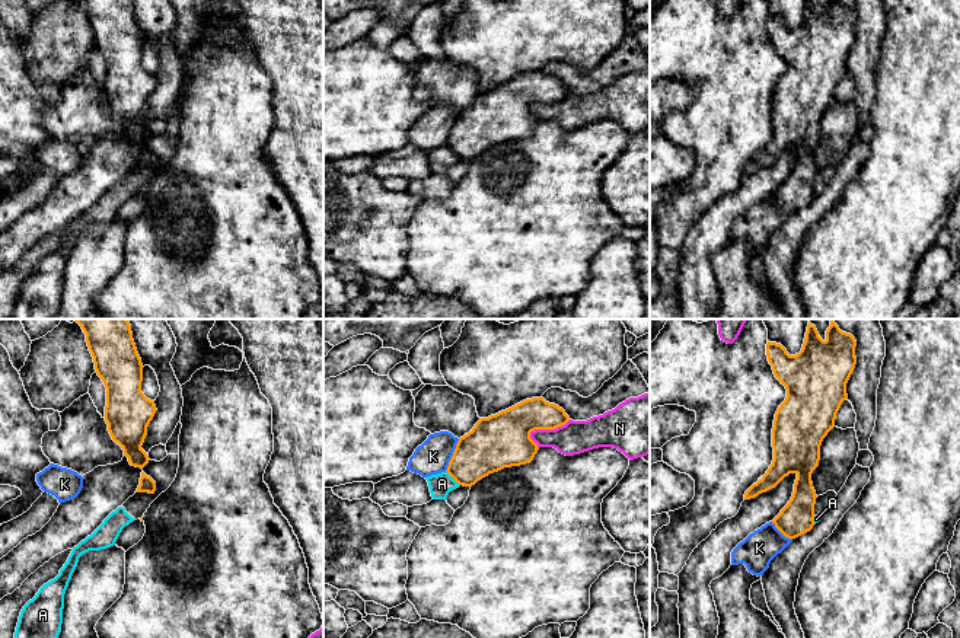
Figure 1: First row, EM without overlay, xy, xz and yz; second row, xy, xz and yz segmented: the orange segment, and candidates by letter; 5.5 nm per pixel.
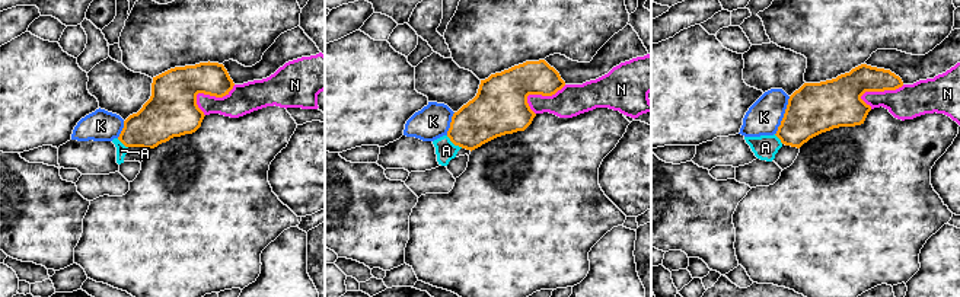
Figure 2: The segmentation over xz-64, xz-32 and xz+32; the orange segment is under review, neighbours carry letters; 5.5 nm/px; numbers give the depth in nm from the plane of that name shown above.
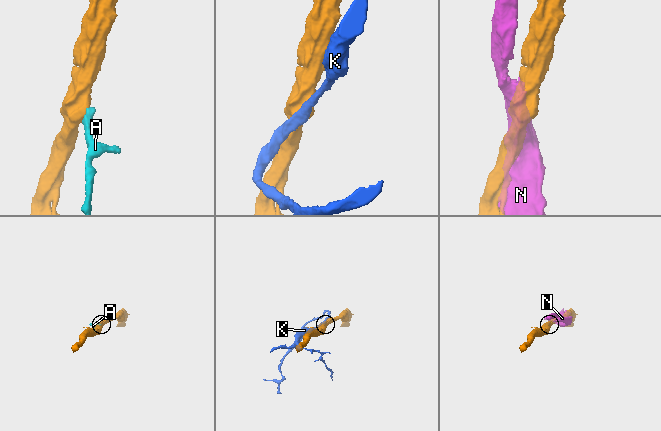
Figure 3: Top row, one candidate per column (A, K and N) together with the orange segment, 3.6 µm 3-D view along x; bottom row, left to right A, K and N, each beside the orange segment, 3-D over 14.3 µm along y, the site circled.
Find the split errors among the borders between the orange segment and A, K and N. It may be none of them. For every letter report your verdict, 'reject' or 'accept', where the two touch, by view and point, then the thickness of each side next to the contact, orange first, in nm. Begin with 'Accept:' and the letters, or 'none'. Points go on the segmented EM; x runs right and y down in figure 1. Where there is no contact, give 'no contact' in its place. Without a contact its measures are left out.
Accept: none
A: reject | xz (452, 477) | 260/120 nm
K: reject | xz (453, 455) | 300/190 nm
N: reject | xz (548, 428) | 280/180 nm

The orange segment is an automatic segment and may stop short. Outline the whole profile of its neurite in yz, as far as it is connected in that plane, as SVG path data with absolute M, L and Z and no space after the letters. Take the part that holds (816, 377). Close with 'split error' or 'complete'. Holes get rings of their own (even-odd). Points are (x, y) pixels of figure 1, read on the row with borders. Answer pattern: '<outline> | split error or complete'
M830 319L826 339L819 336L814 325L808 322L803 348L798 354L790 355L776 342L766 344L768 361L775 377L787 389L787 398L779 405L772 428L774 460L766 473L753 484L744 494L744 500L758 497L775 488L785 476L795 473L794 492L788 504L772 520L775 527L788 539L795 539L814 526L816 491L811 473L819 466L820 446L827 433L835 427L836 414L843 401L848 399L846 383L855 369L857 341L851 334L842 332Z | complete

